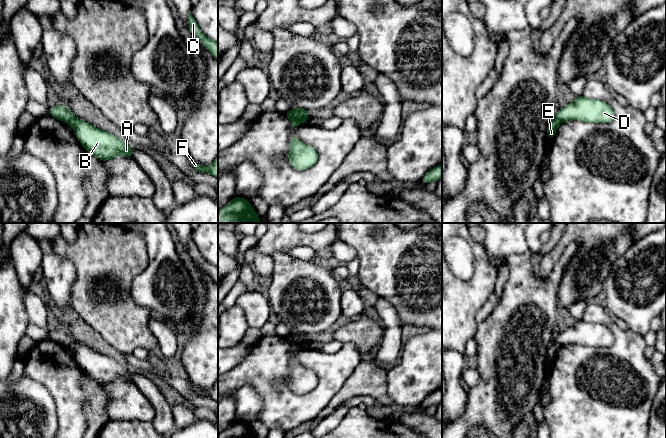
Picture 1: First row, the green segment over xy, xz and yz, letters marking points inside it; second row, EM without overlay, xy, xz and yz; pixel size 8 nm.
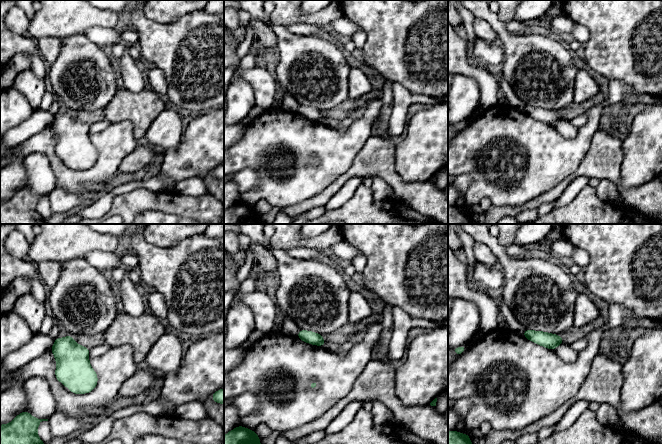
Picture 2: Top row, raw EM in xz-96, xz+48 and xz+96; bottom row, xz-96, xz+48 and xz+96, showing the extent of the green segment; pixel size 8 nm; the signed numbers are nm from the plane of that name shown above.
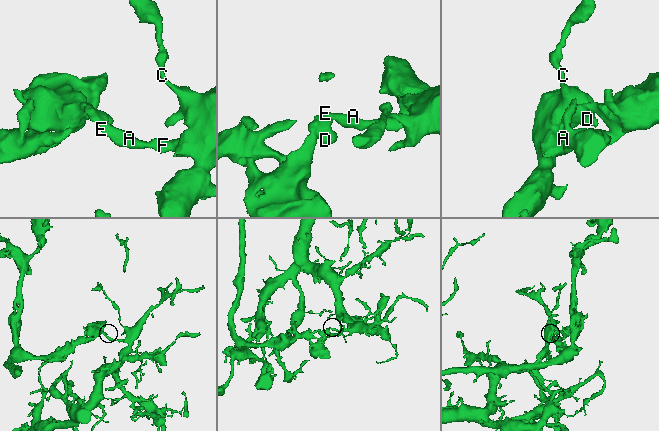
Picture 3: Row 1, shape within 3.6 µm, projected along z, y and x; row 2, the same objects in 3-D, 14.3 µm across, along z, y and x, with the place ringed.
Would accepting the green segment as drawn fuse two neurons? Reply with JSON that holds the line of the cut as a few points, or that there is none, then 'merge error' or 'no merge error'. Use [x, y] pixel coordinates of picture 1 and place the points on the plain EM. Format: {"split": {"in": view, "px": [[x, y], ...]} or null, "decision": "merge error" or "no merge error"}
{"split": {"in": "xz", "px": [[291, 334], [305, 344]]}, "decision": "merge error"}

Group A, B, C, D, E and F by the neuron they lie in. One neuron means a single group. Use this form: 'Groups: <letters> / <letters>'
Groups: A B C E F / D

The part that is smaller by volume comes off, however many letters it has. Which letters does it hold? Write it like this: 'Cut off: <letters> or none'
Cut off: D

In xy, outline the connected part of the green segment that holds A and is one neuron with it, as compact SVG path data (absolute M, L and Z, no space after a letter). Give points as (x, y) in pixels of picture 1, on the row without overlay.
M74 342L68 348L85 374L98 384L109 384L123 379L132 383L132 371L113 358L100 354L84 344Z

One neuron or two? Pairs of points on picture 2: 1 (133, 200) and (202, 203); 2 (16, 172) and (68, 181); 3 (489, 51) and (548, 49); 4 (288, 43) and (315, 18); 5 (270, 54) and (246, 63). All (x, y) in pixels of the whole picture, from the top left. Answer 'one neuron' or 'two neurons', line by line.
1: one neuron
2: two neurons
3: two neurons
4: two neurons
5: one neuron

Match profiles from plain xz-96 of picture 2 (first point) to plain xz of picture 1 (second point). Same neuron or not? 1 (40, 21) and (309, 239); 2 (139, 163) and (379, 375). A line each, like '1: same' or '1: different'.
1: same
2: same

